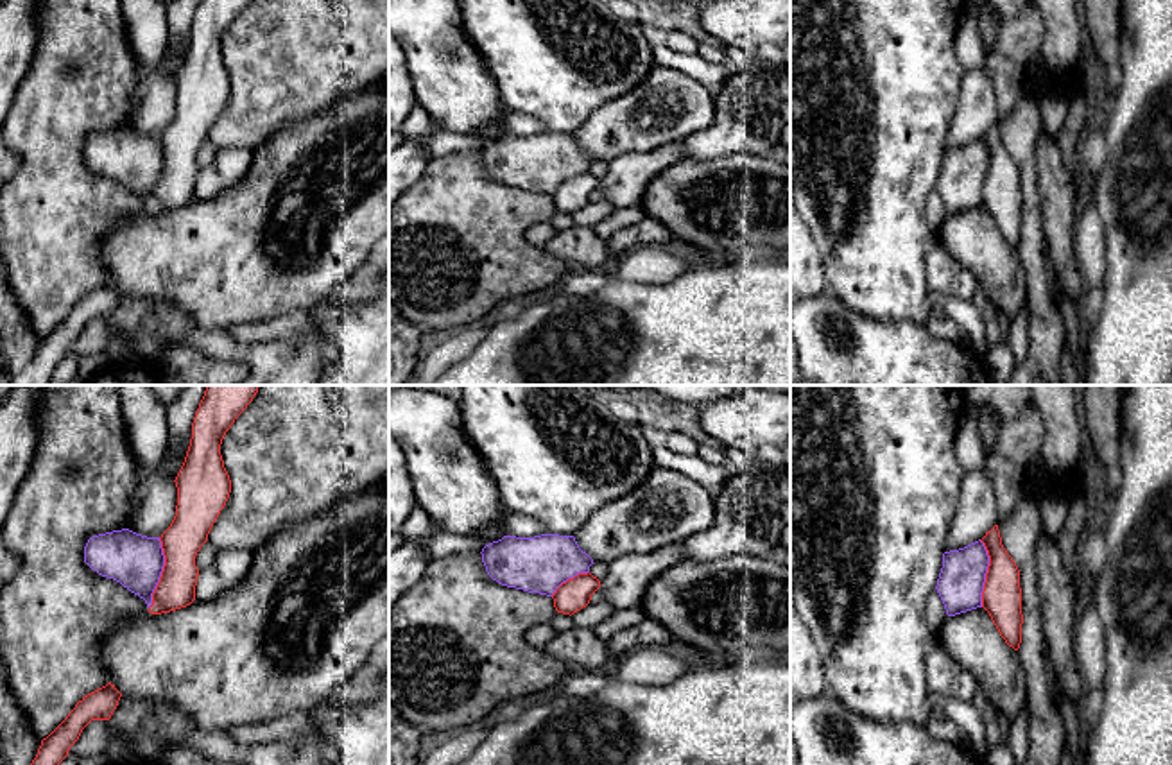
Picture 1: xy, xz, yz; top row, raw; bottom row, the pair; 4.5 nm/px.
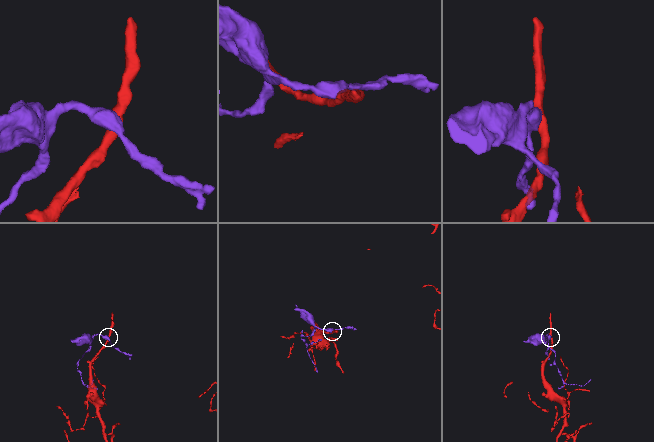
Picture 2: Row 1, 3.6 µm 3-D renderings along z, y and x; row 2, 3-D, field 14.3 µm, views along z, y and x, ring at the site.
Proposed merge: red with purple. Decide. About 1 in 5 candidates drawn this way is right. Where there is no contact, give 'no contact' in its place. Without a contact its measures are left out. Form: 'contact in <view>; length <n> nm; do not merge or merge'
contact in xy; length 320 nm; do not merge

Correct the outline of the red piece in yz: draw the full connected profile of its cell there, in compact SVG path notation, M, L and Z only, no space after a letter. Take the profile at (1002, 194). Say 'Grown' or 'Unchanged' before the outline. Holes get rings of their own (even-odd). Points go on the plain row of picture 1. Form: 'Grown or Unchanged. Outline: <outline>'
Unchanged. Outline: M998 124L980 138L989 154L982 206L989 211L1000 235L1014 249L1021 242L1021 186L1020 168L1002 143Z

